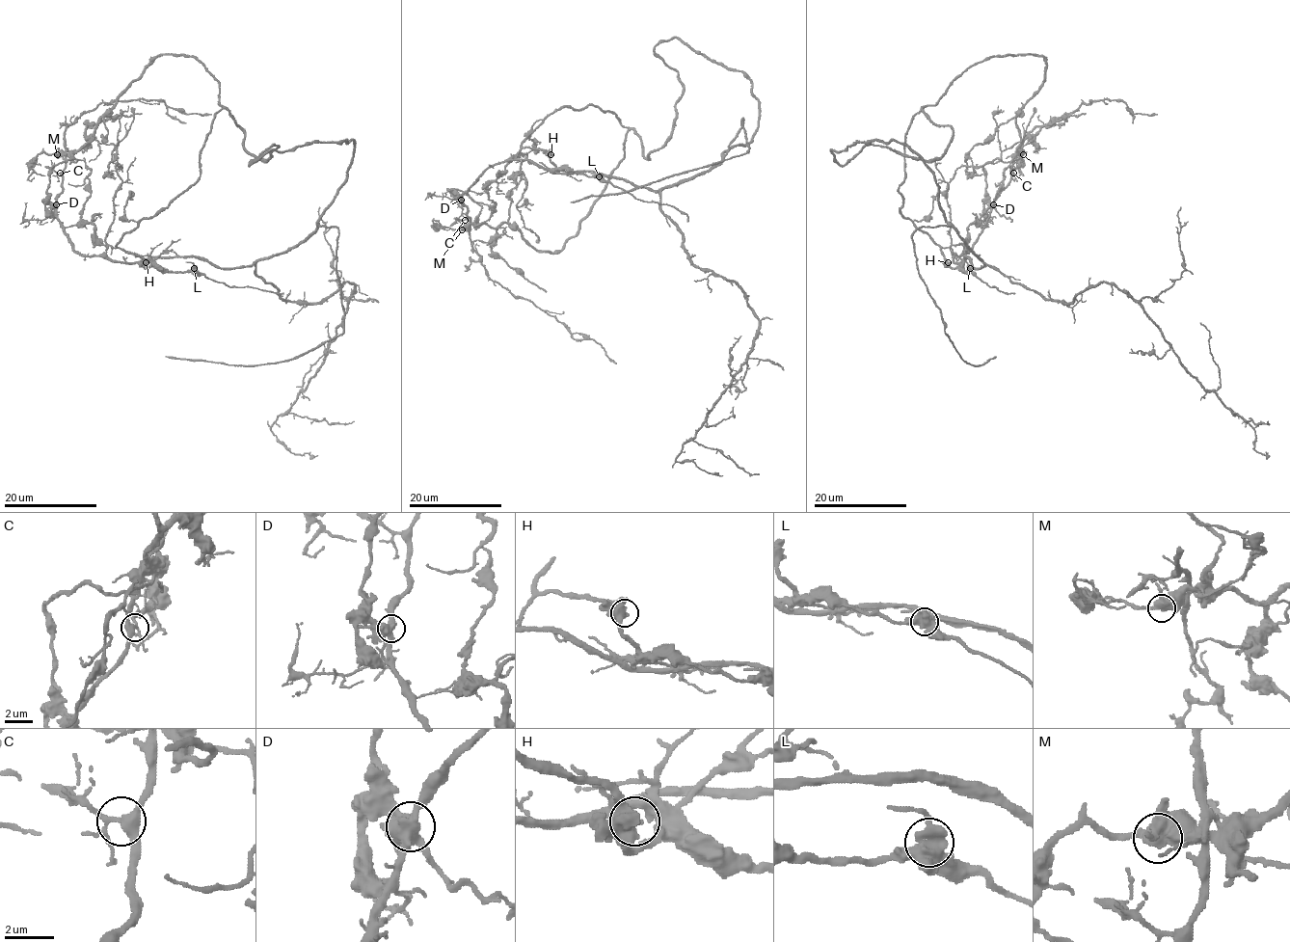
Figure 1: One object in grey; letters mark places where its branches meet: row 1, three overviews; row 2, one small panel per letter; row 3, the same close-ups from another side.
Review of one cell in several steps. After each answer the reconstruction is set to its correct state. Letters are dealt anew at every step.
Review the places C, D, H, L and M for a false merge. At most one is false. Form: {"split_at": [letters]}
{"split_at": []}

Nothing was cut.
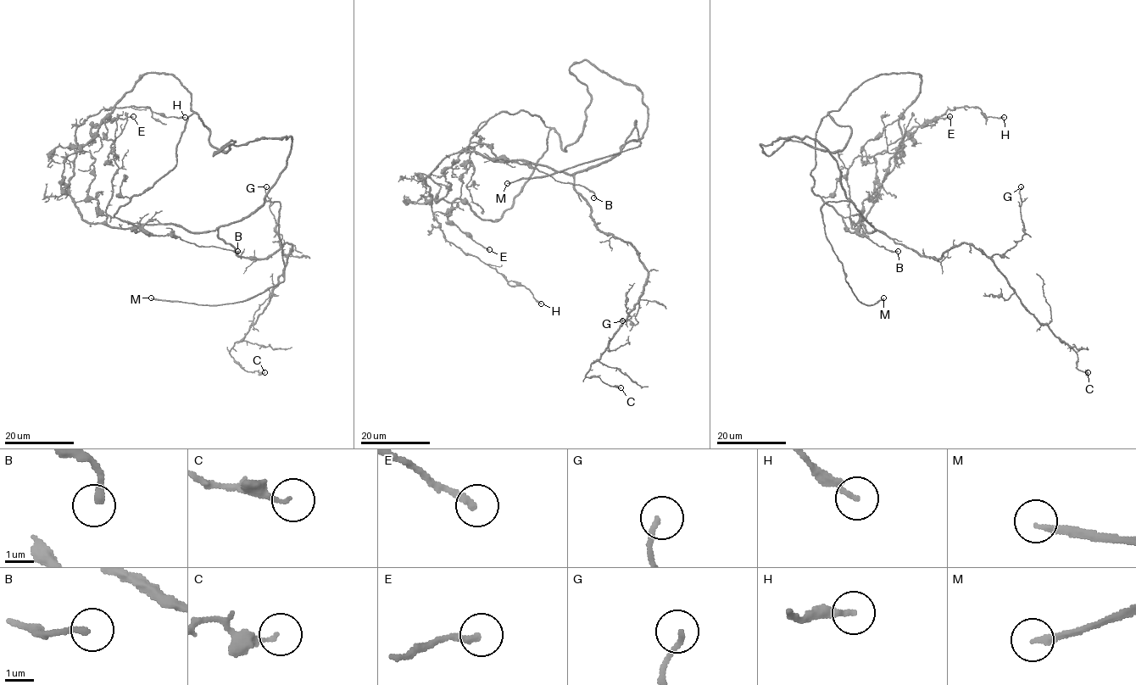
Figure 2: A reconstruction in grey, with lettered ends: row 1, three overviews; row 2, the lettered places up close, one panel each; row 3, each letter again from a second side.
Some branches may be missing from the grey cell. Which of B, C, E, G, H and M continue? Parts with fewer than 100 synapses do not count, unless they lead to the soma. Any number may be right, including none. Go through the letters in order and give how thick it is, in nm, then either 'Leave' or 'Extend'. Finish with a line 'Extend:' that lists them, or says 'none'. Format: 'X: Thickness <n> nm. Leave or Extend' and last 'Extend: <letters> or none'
B: Thickness 240 nm. Leave
C: Thickness 130 nm. Leave
E: Thickness 240 nm. Leave
G: Thickness 160 nm. Leave
H: Thickness 190 nm. Leave
M: Thickness 200 nm. Extend
Extend: M

